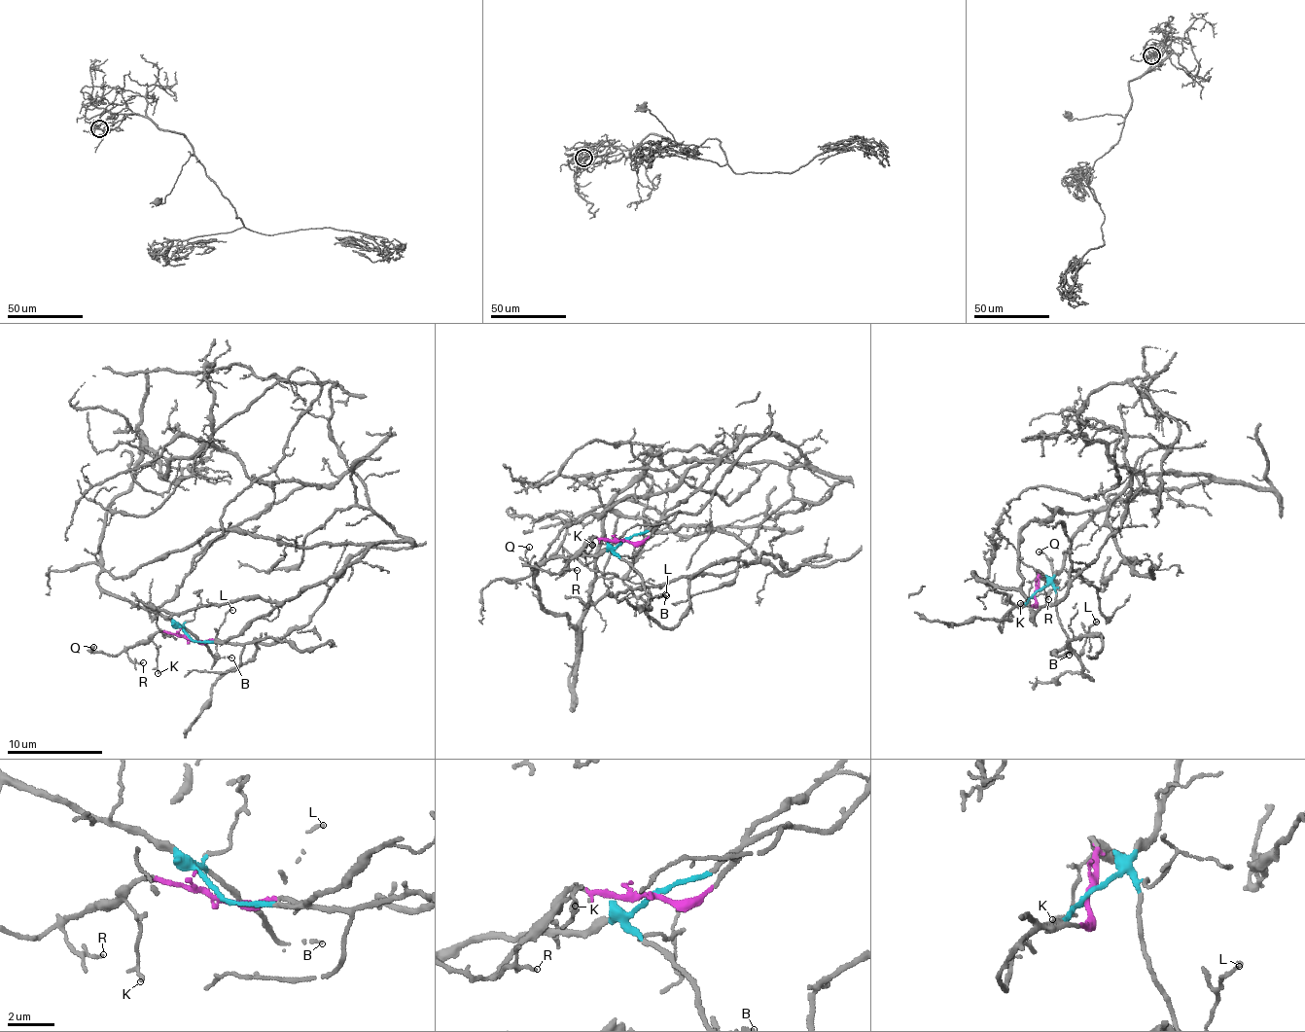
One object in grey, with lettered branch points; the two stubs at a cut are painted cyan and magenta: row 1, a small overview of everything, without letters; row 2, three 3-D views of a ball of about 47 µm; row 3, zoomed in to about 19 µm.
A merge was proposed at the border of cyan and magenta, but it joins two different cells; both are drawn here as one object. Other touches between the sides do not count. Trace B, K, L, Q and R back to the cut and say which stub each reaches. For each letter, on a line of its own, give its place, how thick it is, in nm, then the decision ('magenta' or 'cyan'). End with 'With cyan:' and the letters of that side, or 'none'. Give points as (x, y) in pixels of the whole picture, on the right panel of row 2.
B: (1069, 655) | 120 nm | cyan
K: (1020, 603) | 140 nm | magenta
L: (1096, 622) | 140 nm | cyan
Q: (1039, 551) | 140 nm | magenta
R: (1048, 599) | 110 nm | magenta
With cyan: B, L

